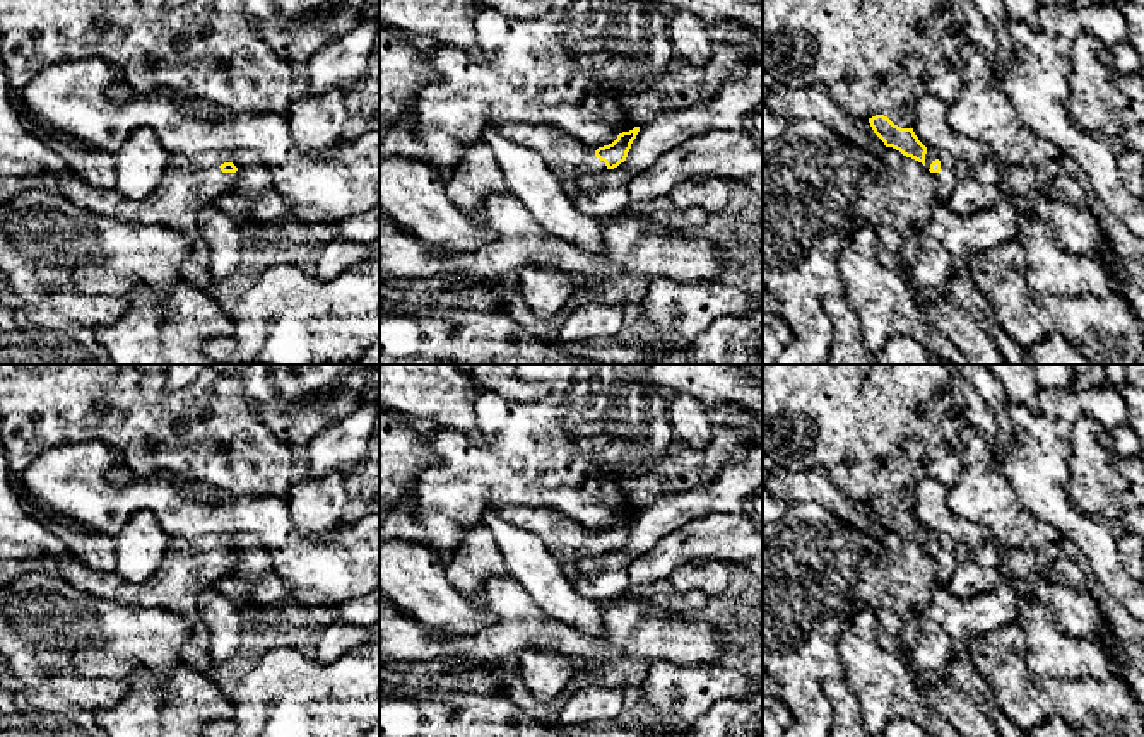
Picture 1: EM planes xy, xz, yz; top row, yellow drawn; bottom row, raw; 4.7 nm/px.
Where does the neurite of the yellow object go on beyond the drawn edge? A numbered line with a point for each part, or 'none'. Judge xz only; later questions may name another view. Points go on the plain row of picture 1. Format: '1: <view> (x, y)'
1: xz (566, 539)

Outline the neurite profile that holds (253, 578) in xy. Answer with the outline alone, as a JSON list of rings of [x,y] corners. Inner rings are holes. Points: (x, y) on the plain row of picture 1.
[[[236,535],[231,545],[238,551],[238,564],[210,588],[236,598],[257,600],[262,605],[282,605],[292,600],[291,590],[272,568],[268,549],[257,535]]]

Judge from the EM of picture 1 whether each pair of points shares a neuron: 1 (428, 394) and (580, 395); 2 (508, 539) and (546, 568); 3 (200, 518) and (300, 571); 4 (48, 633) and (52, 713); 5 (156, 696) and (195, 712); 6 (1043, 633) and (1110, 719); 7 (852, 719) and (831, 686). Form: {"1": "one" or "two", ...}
{"1": "two", "2": "one", "3": "one", "4": "two", "5": "one", "6": "two", "7": "one"}

